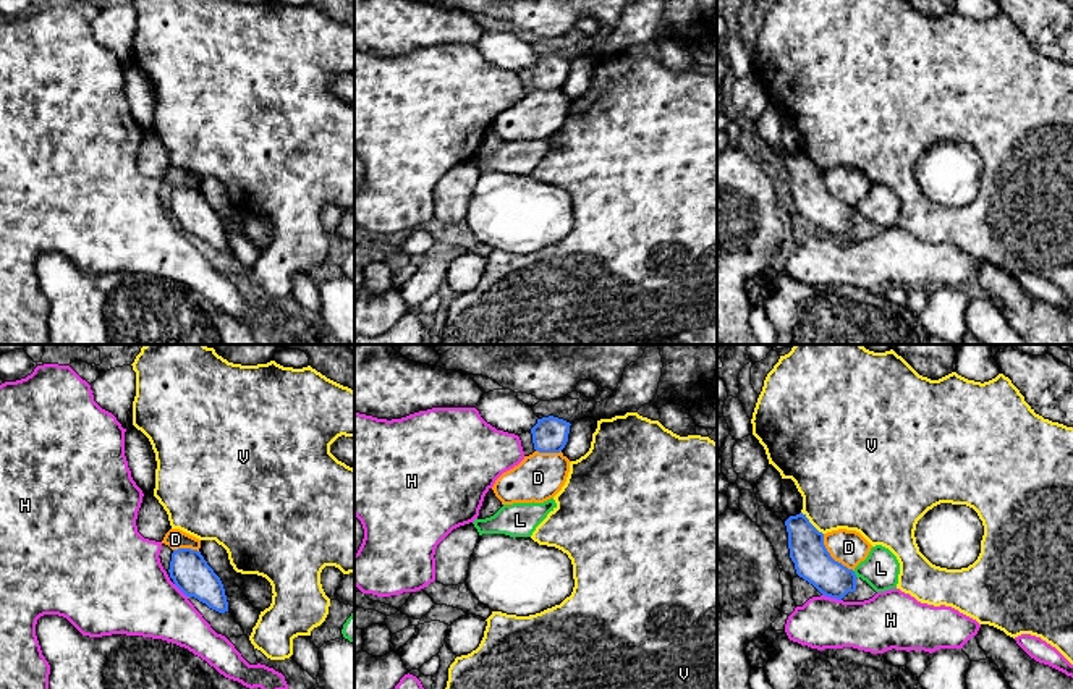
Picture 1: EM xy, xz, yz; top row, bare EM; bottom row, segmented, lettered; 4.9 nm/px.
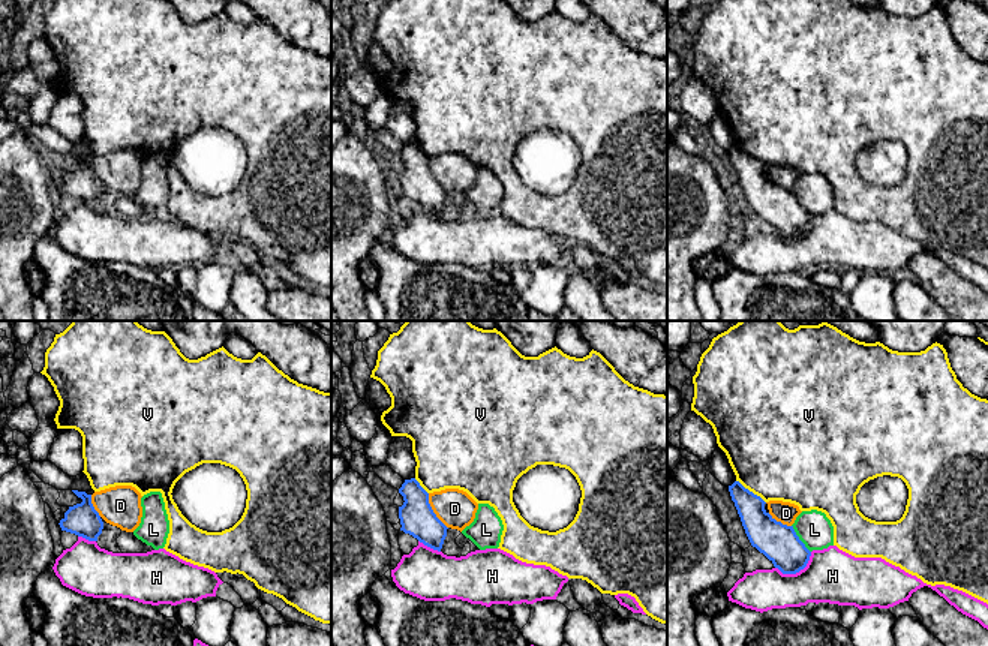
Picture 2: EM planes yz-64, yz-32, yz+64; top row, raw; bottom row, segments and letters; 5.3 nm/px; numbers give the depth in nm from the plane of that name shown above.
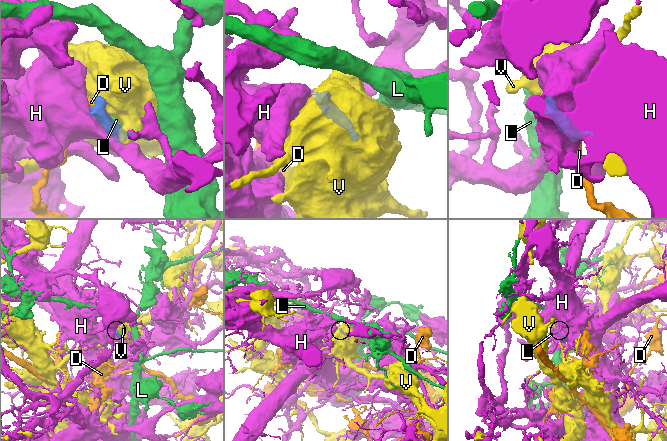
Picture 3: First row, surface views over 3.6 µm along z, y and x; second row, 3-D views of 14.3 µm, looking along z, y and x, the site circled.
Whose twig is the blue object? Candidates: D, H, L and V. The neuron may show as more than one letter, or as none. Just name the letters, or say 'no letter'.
no letter

